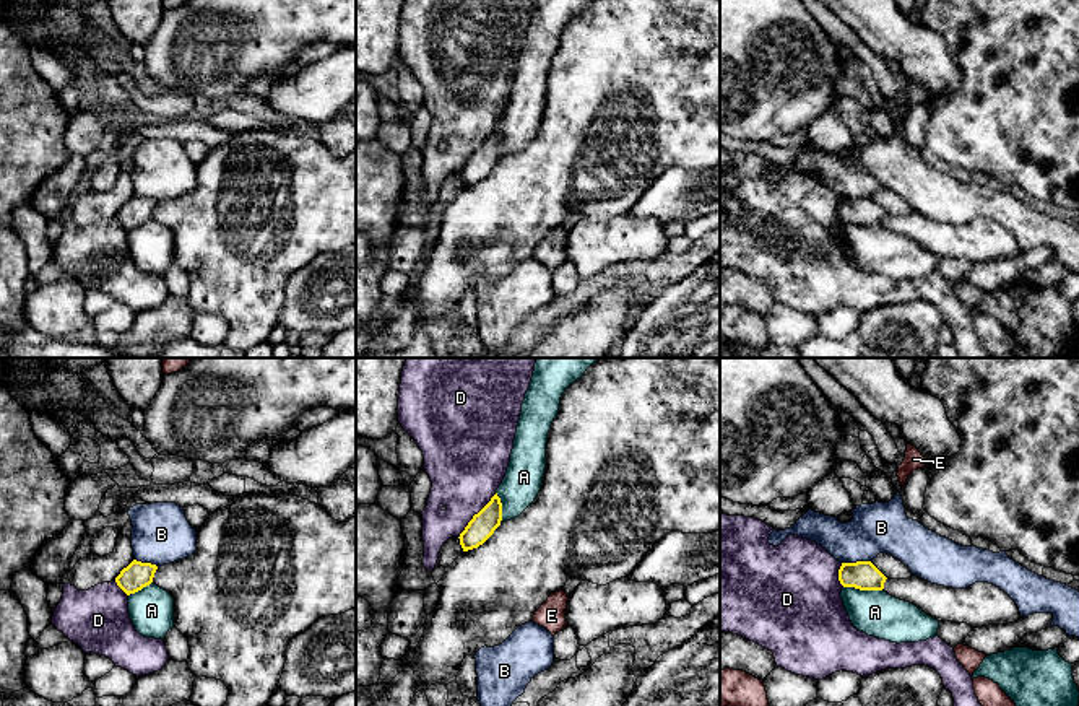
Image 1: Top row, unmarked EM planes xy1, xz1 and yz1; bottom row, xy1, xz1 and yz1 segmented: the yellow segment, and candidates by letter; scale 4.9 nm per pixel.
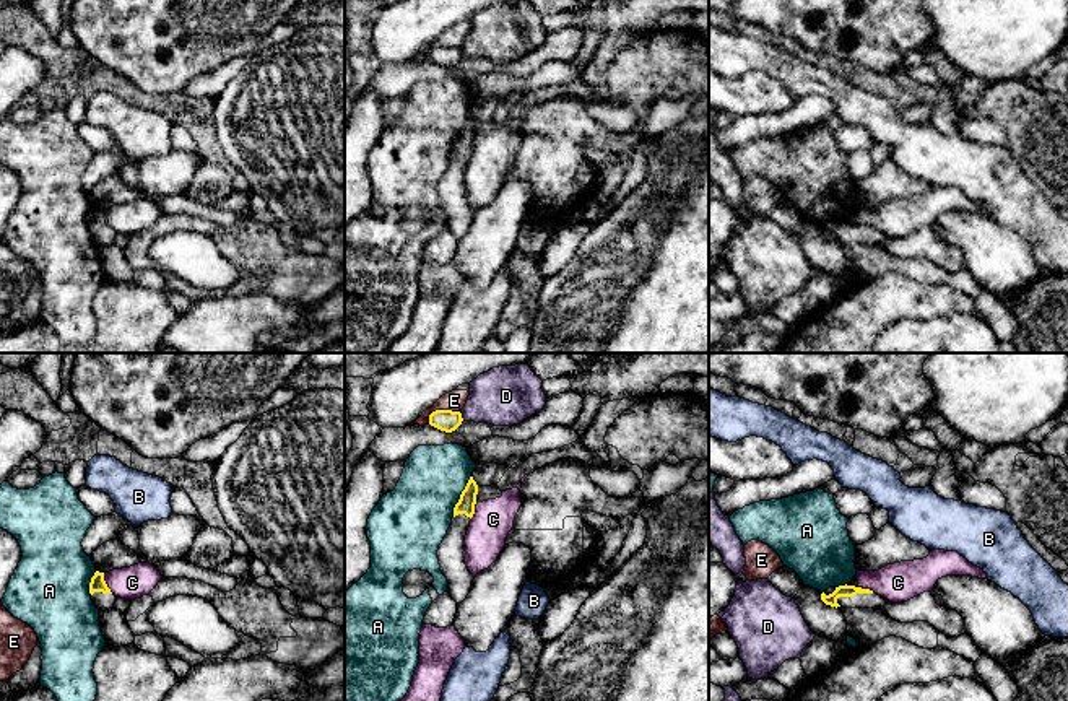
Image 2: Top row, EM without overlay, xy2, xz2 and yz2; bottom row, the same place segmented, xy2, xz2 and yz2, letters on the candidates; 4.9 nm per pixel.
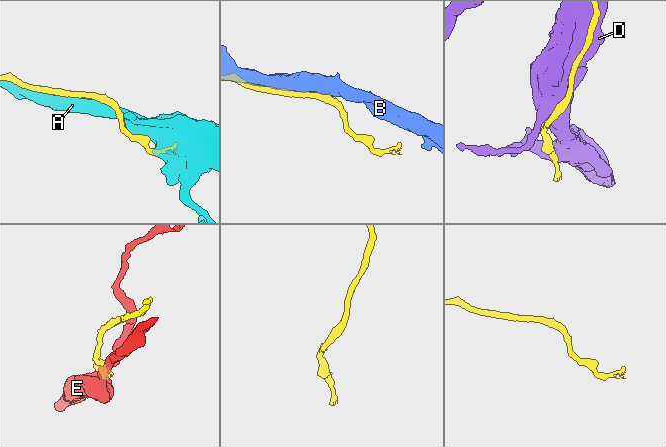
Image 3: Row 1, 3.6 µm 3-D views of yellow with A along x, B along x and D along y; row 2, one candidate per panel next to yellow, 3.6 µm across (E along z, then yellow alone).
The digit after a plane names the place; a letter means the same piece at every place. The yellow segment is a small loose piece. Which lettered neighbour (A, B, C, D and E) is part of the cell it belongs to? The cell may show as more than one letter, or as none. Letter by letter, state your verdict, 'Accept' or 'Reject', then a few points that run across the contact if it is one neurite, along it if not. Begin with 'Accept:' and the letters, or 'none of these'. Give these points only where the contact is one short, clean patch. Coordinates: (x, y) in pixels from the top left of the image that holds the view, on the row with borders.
Accept: none of these
A: Reject
B: Reject
C: Reject. Line: xy2 (103, 573), (103, 579), (112, 592)
D: Reject
E: Reject. Line: xz2 (459, 410), (434, 410), (428, 423)

